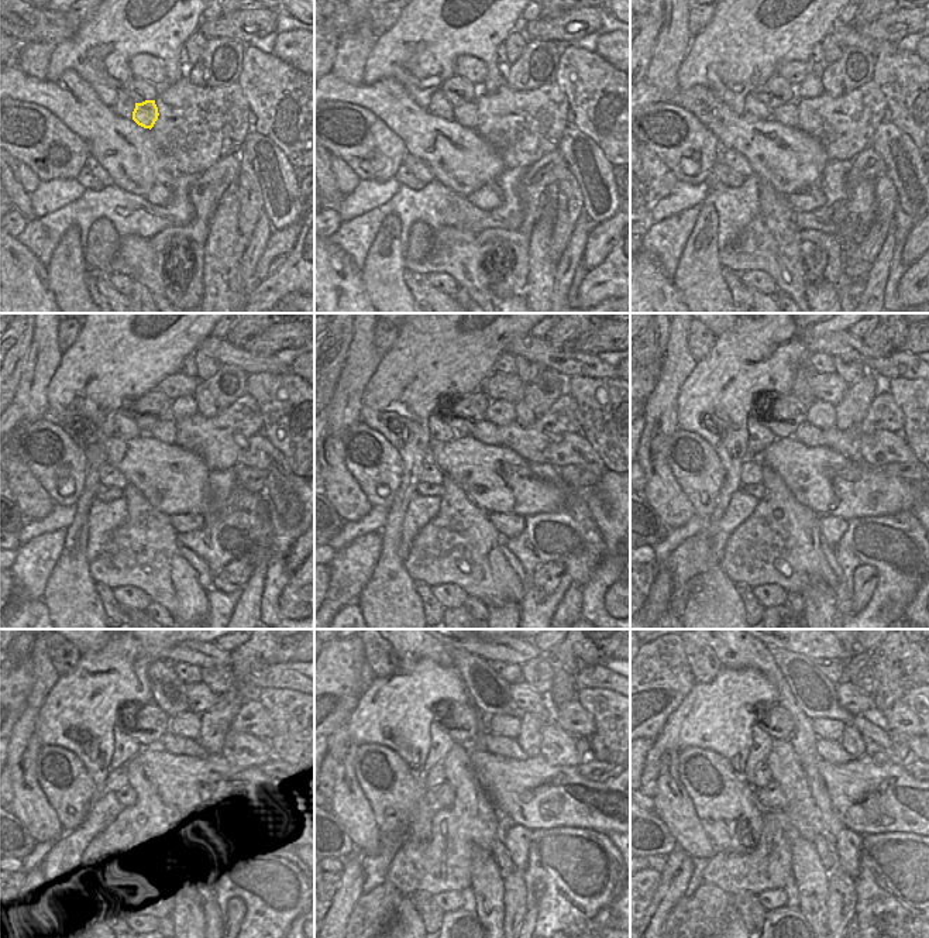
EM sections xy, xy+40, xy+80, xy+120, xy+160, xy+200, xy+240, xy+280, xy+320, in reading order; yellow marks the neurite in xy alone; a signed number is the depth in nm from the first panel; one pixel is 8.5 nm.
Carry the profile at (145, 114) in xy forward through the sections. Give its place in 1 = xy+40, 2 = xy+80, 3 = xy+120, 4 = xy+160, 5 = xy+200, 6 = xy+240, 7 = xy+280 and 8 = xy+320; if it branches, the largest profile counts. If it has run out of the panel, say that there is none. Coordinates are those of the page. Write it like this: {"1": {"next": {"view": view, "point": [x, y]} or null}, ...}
{"1": {"next": {"view": "xy+40", "point": [465, 114]}}, "2": {"next": {"view": "xy+80", "point": [787, 114]}}, "3": {"next": {"view": "xy+120", "point": [165, 430]}}, "4": {"next": {"view": "xy+160", "point": [485, 432]}}, "5": {"next": {"view": "xy+200", "point": [807, 433]}}, "6": {"next": {"view": "xy+240", "point": [174, 744]}}, "7": {"next": {"view": "xy+280", "point": [509, 748]}}, "8": {"next": {"view": "xy+320", "point": [840, 752]}}}

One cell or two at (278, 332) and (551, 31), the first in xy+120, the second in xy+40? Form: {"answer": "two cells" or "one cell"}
{"answer": "one cell"}

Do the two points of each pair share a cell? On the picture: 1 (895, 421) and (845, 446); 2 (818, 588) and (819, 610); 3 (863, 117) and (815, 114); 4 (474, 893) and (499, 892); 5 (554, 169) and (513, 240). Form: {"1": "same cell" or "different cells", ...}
{"1": "same cell", "2": "same cell", "3": "same cell", "4": "different cells", "5": "same cell"}

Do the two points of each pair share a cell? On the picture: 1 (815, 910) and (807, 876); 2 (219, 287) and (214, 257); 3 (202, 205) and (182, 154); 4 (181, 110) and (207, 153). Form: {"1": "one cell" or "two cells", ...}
{"1": "one cell", "2": "one cell", "3": "two cells", "4": "one cell"}

